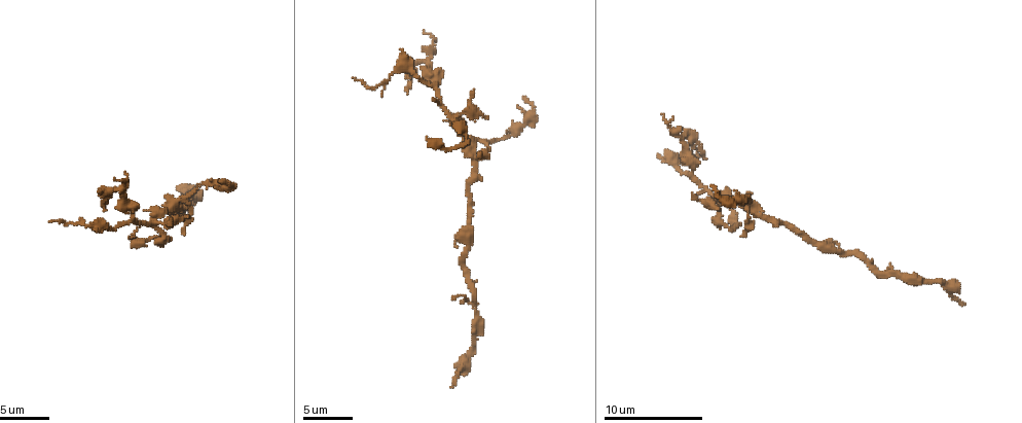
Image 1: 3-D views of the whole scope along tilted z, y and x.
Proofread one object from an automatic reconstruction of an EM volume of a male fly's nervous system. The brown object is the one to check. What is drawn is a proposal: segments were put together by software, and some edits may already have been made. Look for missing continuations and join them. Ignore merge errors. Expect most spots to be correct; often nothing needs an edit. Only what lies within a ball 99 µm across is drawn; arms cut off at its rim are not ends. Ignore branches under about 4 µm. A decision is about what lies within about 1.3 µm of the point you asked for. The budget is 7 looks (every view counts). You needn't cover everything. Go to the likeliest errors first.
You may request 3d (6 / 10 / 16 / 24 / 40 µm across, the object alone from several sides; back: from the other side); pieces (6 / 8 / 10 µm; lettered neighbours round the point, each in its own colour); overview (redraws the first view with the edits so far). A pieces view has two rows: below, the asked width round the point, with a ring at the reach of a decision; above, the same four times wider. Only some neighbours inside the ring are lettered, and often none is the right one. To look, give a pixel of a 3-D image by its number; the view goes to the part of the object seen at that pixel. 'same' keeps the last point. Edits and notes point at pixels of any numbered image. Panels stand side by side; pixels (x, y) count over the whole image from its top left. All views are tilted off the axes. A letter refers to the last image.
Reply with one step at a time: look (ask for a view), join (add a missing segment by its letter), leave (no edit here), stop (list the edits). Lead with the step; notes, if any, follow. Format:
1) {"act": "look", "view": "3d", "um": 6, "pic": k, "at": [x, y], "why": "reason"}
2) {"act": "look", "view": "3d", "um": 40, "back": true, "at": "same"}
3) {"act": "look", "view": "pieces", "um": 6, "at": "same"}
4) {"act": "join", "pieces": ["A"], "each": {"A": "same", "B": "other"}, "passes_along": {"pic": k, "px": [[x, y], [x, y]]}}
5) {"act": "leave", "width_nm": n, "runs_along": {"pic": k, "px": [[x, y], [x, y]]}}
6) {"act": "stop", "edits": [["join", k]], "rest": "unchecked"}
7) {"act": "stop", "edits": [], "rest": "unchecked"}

{"act": "look", "view": "pieces", "um": 8, "pic": 1, "at": [408, 92], "why": "an open end"}

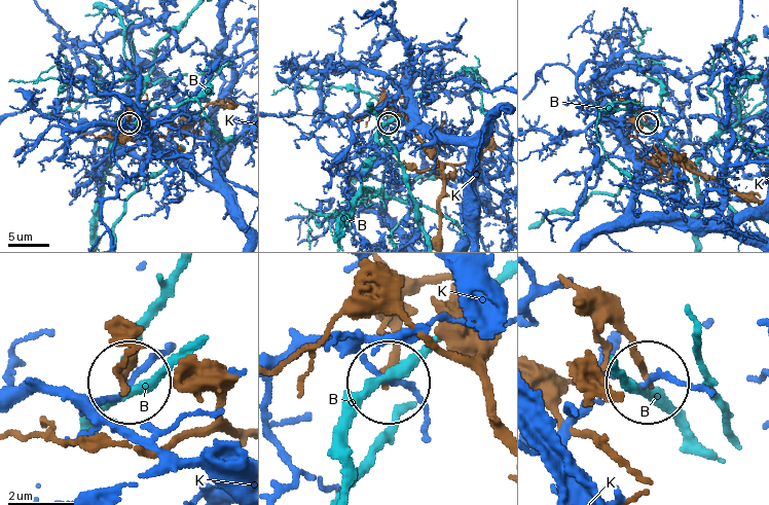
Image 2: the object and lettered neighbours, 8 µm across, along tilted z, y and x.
{"act": "leave", "width_nm": 190, "each": {"B": "other", "K": "other"}, "runs_along": {"pic": 2, "px": [[586, 313], [620, 335], [643, 374]]}, "found": "no lettered segment goes on from it"}

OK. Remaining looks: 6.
{"act": "look", "view": "3d", "um": 10, "pic": 1, "at": [731, 212], "why": "an open end"}

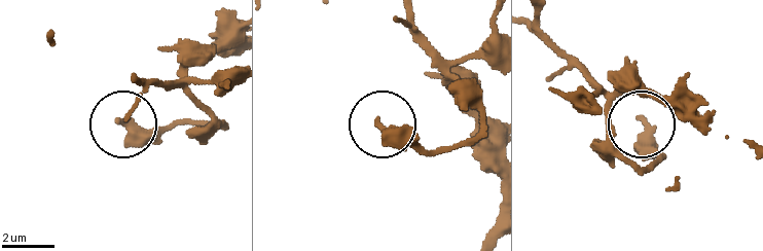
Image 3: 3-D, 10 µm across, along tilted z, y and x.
{"act": "look", "view": "pieces", "um": 10, "pic": 3, "at": [642, 121]}

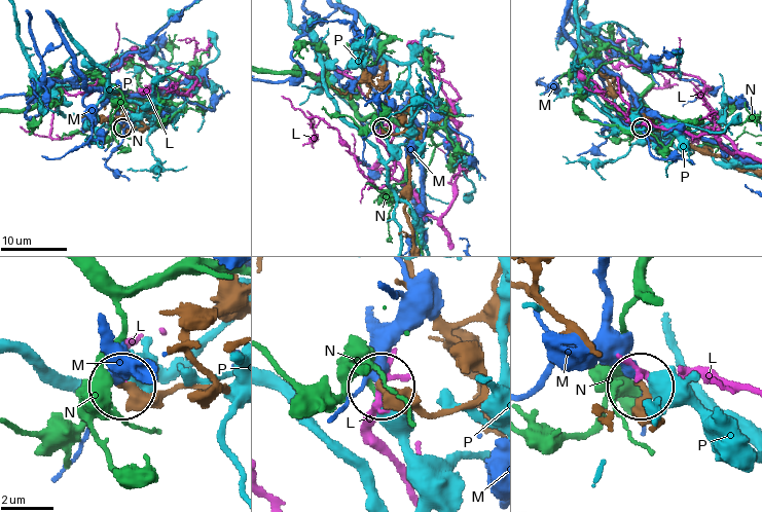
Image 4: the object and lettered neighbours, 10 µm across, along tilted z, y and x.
{"act": "leave", "each": {"L": "other", "M": "other", "N": "other", "P": "other"}, "found": "none of them fits"}

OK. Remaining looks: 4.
{"act": "look", "view": "pieces", "um": 8, "pic": 1, "at": [695, 195]}

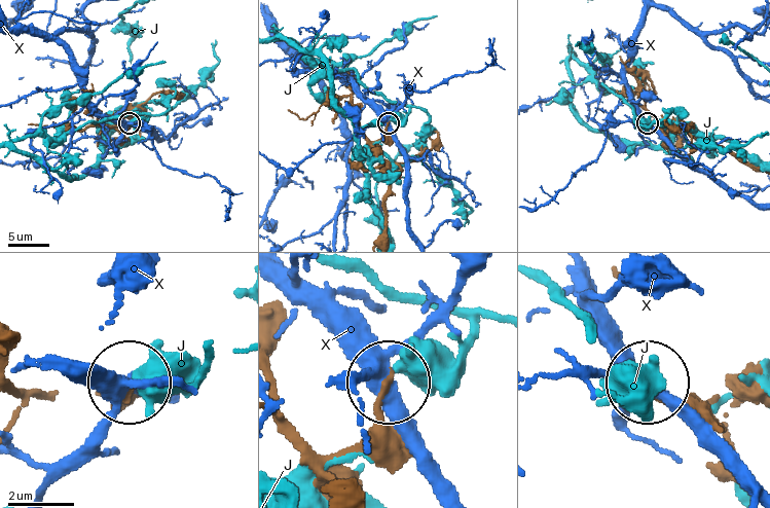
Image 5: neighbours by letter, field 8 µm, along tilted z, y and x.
{"act": "leave", "each": {"J": "other", "X": "other"}, "found": "no lettered segment goes on from it"}

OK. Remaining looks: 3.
{"act": "look", "view": "3d", "um": 10, "pic": 1, "at": [52, 220], "why": "end of a long branch"}

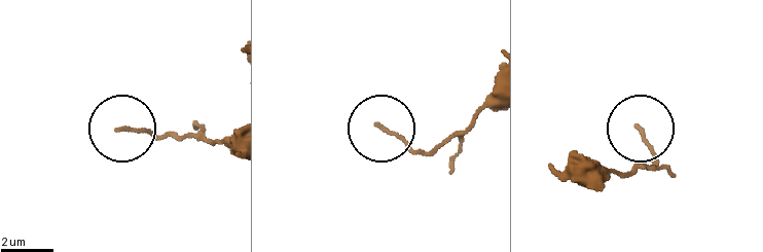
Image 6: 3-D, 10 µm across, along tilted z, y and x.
{"act": "look", "view": "pieces", "um": 8, "pic": 6, "at": [639, 129], "why": "see the neighbours"}

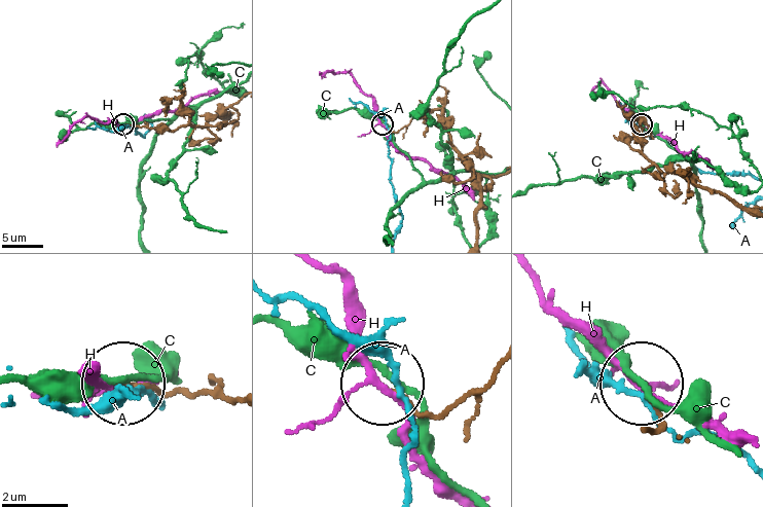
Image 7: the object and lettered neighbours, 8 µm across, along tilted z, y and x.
{"act": "leave", "each": {"A": "other", "C": "other", "H": "other"}, "runs_along": {"pic": 7, "px": [[492, 378], [433, 411], [387, 388]]}, "found": "no lettered segment goes on from it"}

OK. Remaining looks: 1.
{"act": "stop", "edits": [], "rest": "unchecked"}

